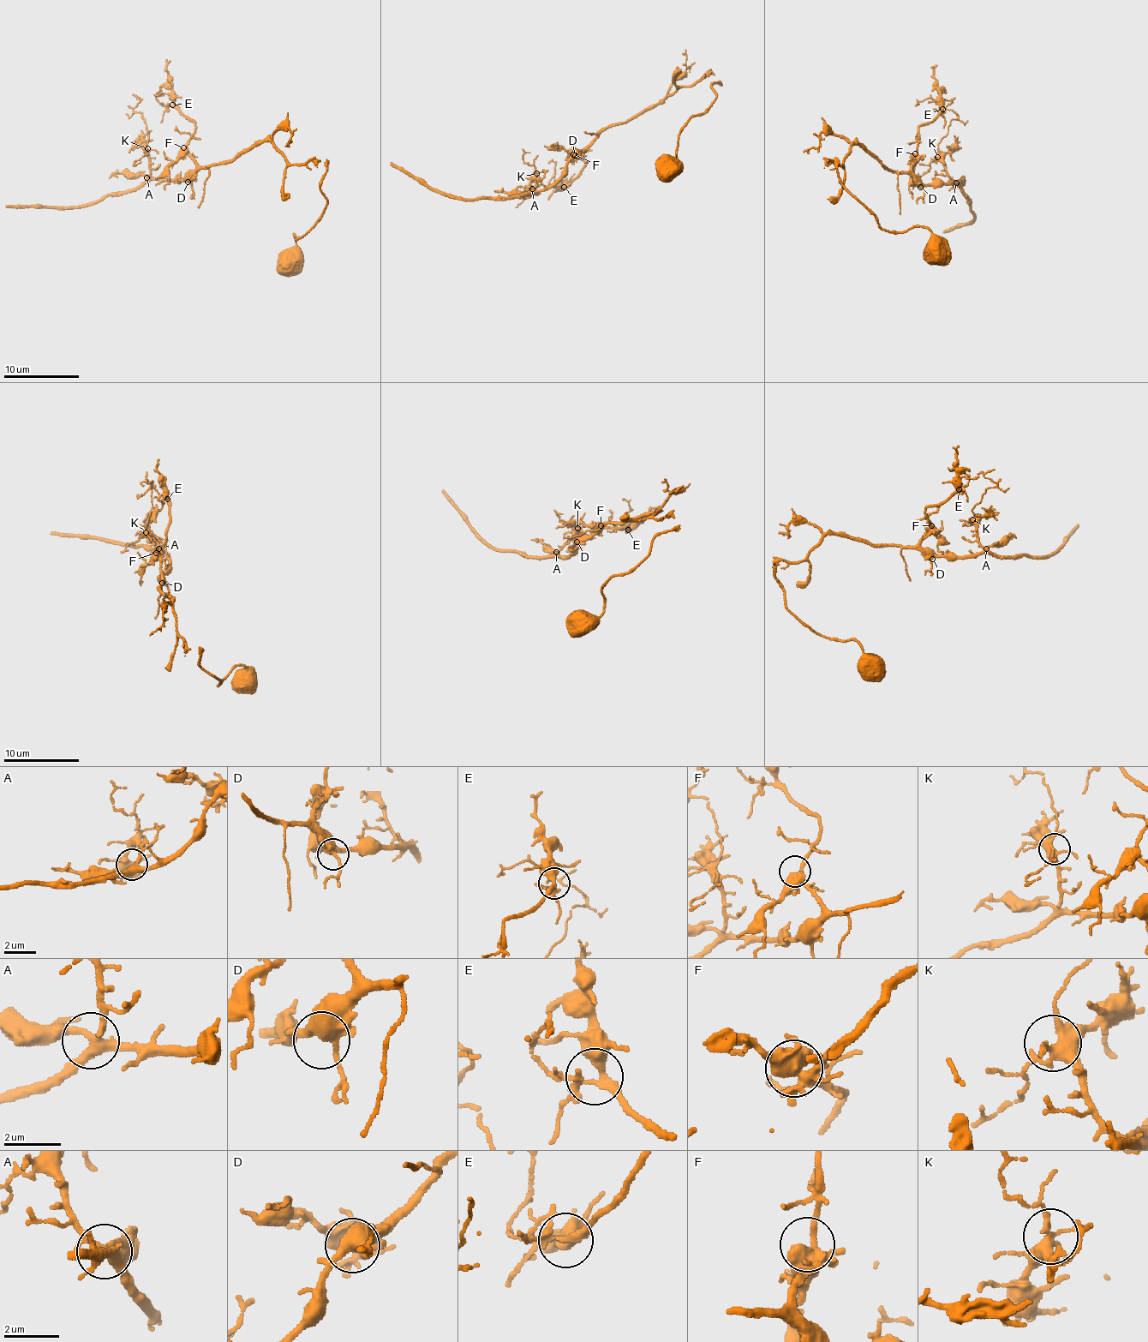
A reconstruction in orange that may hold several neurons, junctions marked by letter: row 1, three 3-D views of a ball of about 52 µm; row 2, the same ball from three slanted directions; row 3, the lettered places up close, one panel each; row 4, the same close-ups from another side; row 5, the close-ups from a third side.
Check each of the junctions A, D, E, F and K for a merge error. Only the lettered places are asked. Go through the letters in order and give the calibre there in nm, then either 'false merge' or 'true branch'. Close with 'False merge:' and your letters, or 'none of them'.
A: 320 nm thick; true branch
D: 400 nm thick; true branch
E: 240 nm thick; true branch
F: 440 nm thick; true branch
K: 420 nm thick; true branch
False merge: none of them

